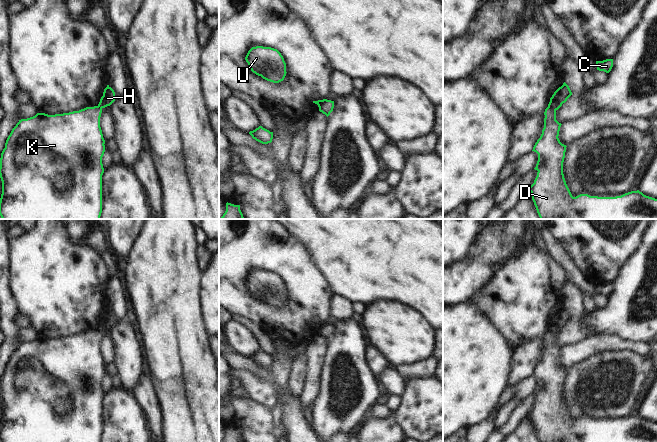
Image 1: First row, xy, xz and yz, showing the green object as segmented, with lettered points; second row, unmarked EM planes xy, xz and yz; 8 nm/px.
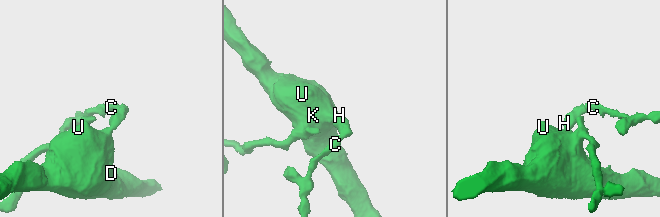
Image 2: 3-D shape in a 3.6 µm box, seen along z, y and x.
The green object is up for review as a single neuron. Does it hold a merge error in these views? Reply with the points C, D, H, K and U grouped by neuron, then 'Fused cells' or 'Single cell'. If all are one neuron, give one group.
Groups: C H / D K U. Fused cells

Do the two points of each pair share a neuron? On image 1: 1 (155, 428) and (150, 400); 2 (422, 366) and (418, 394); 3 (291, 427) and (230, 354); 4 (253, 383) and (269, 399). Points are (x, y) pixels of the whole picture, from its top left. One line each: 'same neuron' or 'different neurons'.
1: same neuron
2: different neurons
3: same neuron
4: same neuron

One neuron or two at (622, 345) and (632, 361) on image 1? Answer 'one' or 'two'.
two

